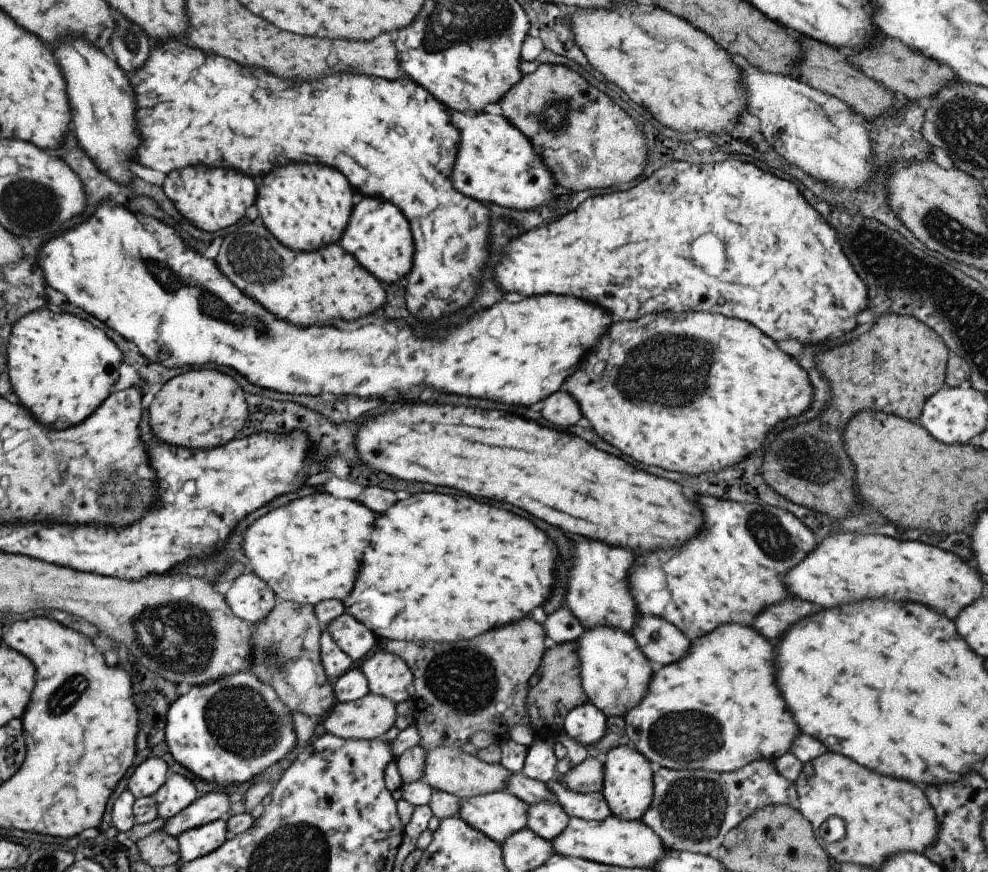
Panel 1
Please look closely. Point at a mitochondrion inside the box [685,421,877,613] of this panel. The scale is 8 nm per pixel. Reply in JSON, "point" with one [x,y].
{"point":[797,455]}

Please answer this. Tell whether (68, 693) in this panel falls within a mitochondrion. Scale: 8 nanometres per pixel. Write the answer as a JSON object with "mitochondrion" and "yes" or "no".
{"mitochondrion":"yes"}

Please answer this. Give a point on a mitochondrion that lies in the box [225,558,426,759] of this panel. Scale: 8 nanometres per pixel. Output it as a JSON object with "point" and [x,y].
{"point":[275,663]}

